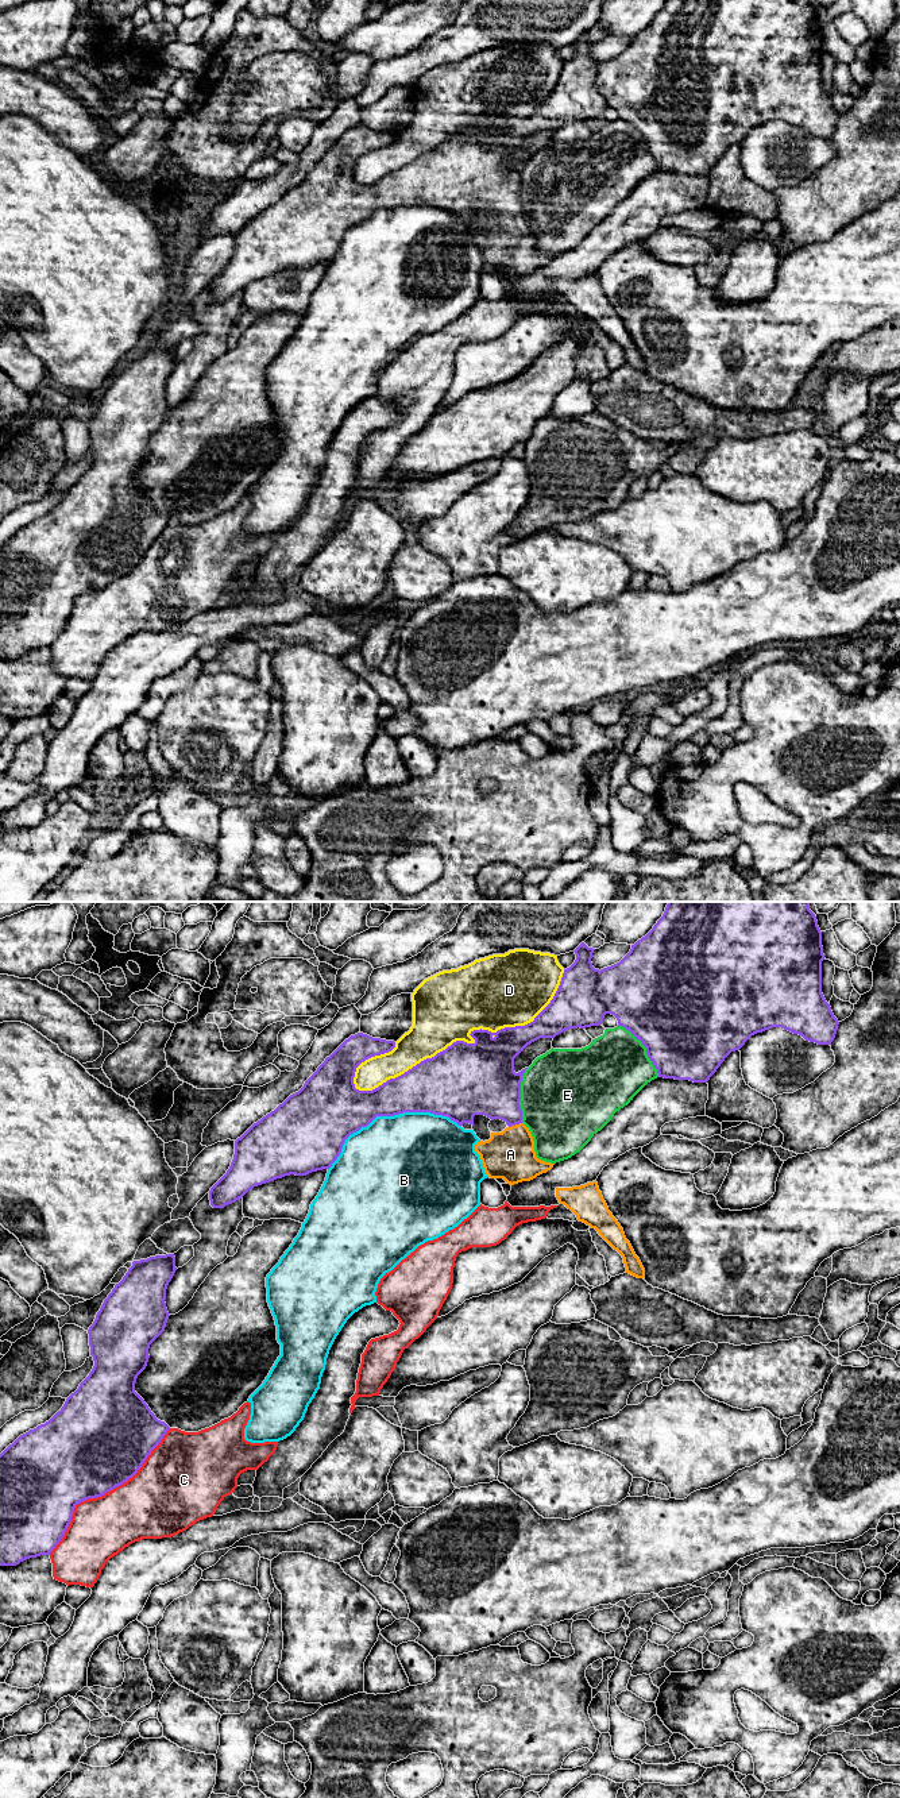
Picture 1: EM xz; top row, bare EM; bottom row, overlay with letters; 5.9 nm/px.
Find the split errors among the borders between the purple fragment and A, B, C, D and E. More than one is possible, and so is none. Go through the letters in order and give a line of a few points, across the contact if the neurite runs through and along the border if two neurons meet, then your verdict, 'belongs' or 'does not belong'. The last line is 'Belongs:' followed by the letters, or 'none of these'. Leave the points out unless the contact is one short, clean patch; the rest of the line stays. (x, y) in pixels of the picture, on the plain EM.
A: xz (493, 182), (512, 207), (514, 218), (514, 240), (510, 247) | belongs
B: does not belong
C: does not belong
D: does not belong
E: does not belong
Belongs: A

